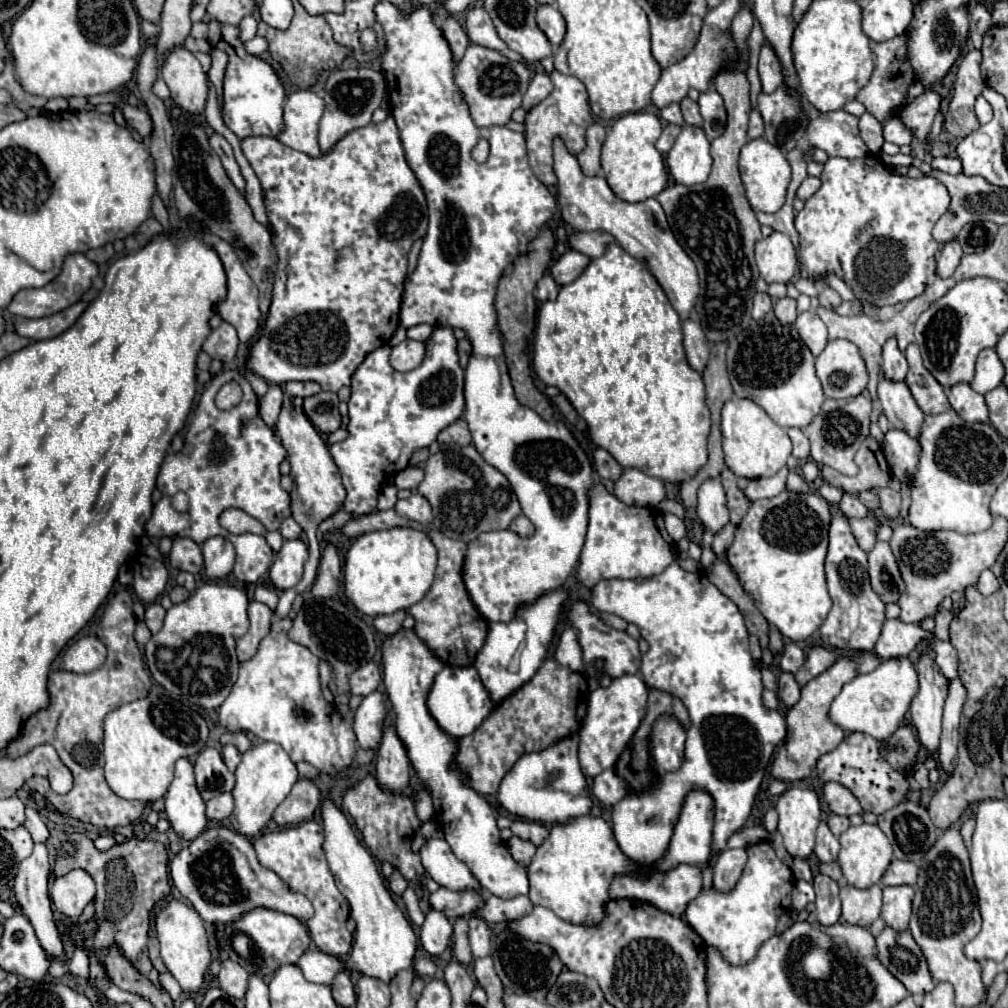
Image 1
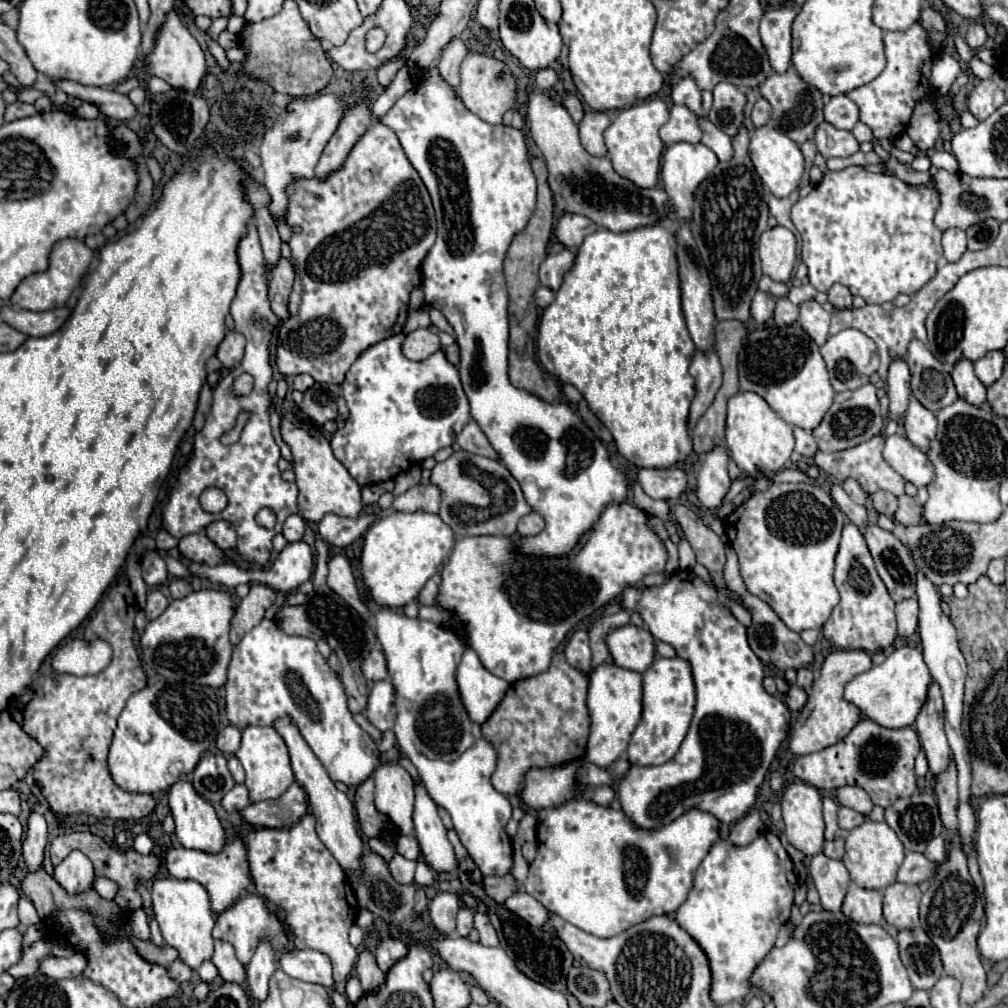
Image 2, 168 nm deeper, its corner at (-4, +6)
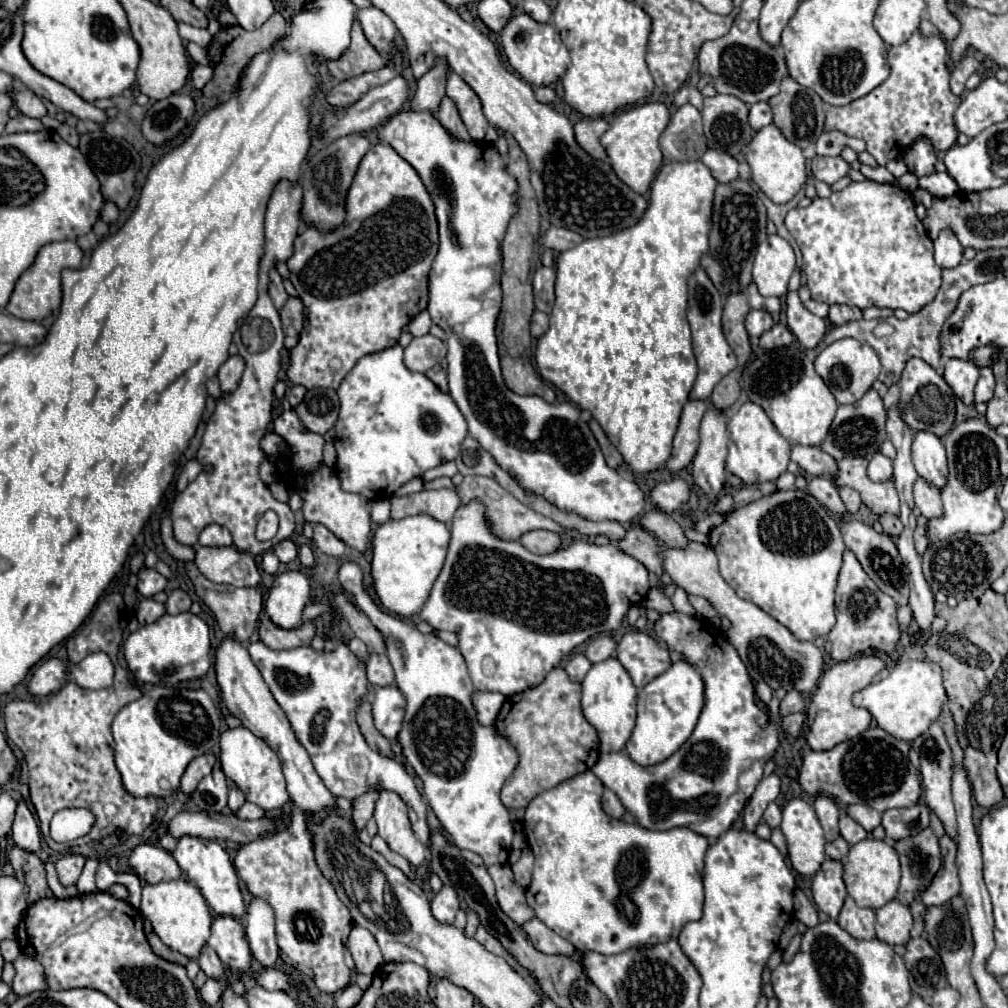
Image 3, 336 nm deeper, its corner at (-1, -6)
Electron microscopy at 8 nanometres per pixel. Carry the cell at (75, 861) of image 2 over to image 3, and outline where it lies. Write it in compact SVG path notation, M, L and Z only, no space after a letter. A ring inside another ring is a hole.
M69 854L69 856L63 856L61 860L57 860L57 874L59 874L59 882L63 886L73 886L77 884L79 876L81 876L81 870L83 870L83 864L85 864L85 858L79 856L79 854Z

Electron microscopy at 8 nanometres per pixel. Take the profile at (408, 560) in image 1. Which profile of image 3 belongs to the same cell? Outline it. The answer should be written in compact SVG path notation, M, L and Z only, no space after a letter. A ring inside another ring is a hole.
M427 514L407 516L403 520L389 520L375 530L371 544L373 544L371 576L373 588L381 604L397 616L409 618L417 614L423 608L431 592L431 586L443 568L449 546L447 526Z

